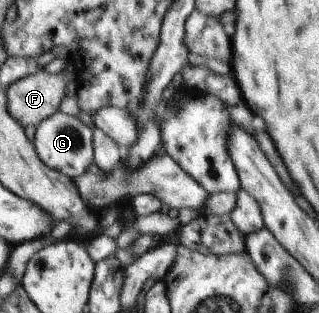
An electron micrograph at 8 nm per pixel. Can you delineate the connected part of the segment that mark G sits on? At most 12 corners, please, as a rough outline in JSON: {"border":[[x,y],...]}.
{"border":[[61,110],[37,126],[38,156],[74,181],[94,164],[94,130]]}

